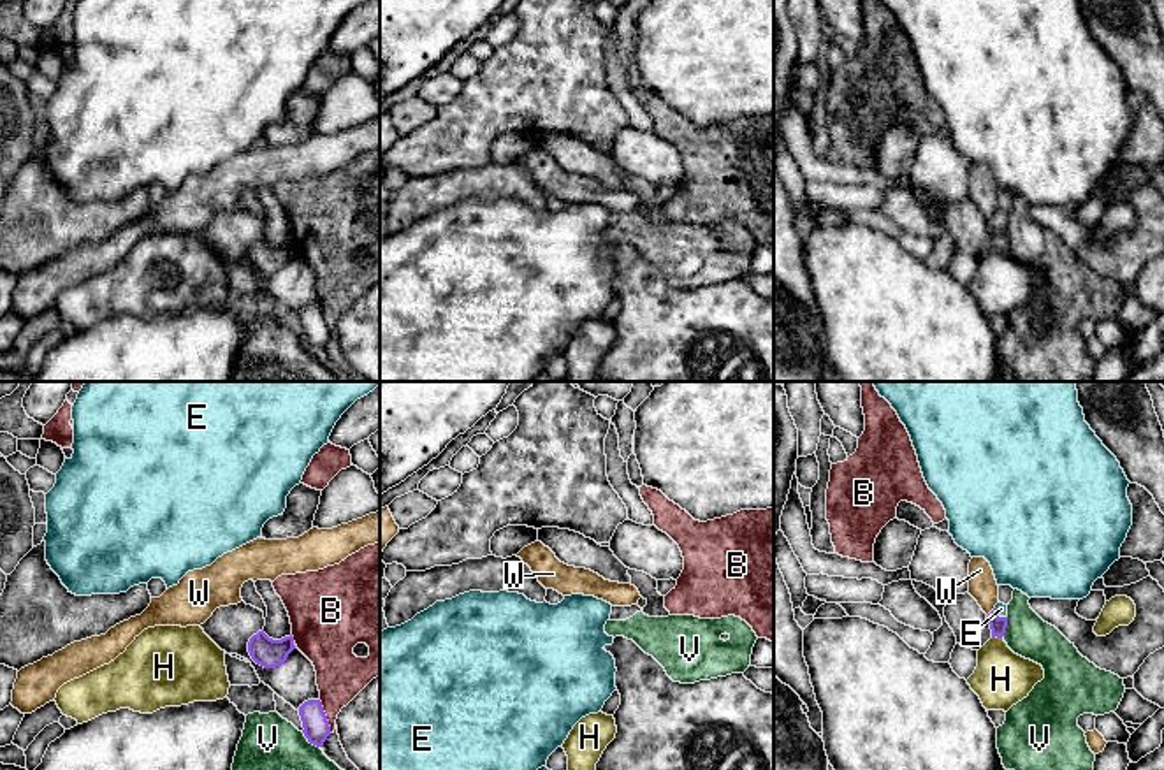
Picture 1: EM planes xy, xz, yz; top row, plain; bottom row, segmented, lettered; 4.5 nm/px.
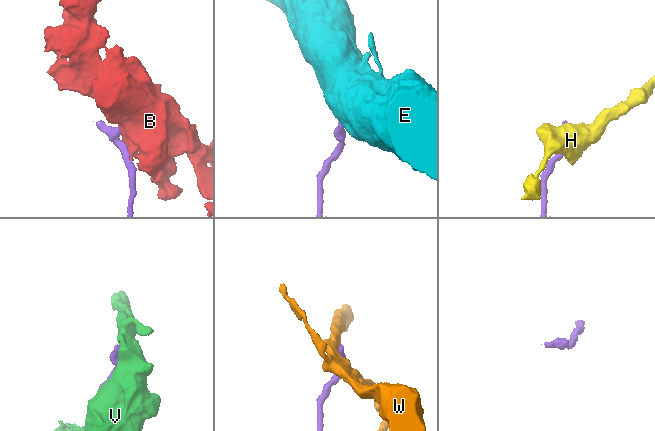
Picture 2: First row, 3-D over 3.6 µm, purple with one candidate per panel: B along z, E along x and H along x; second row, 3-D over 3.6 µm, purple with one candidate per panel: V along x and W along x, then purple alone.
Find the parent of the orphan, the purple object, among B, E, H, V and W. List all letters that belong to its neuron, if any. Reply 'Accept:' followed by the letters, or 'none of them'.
Accept: E

